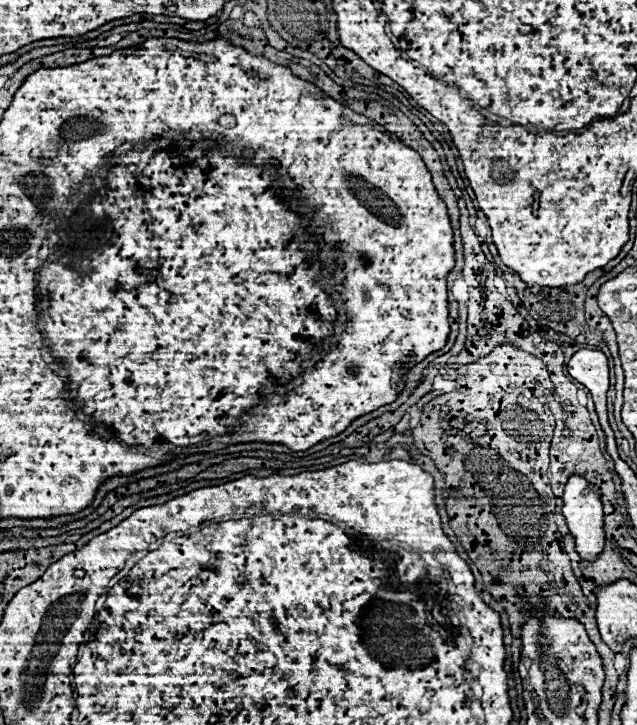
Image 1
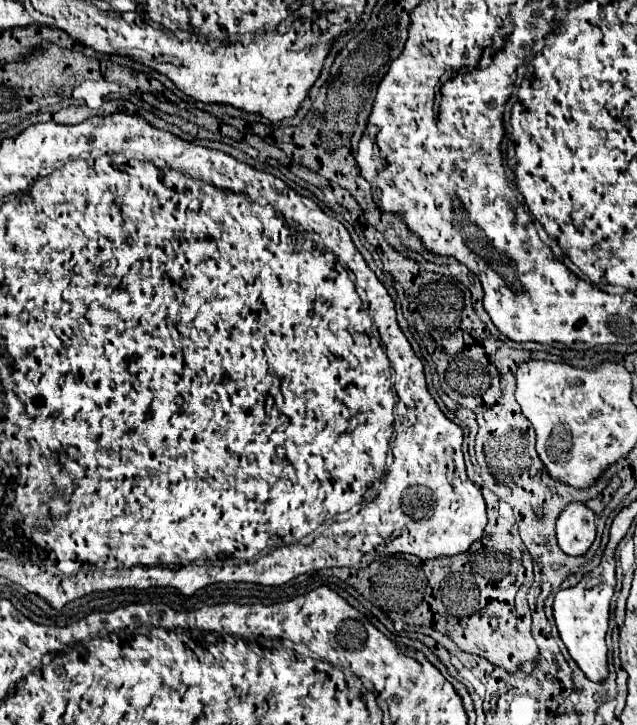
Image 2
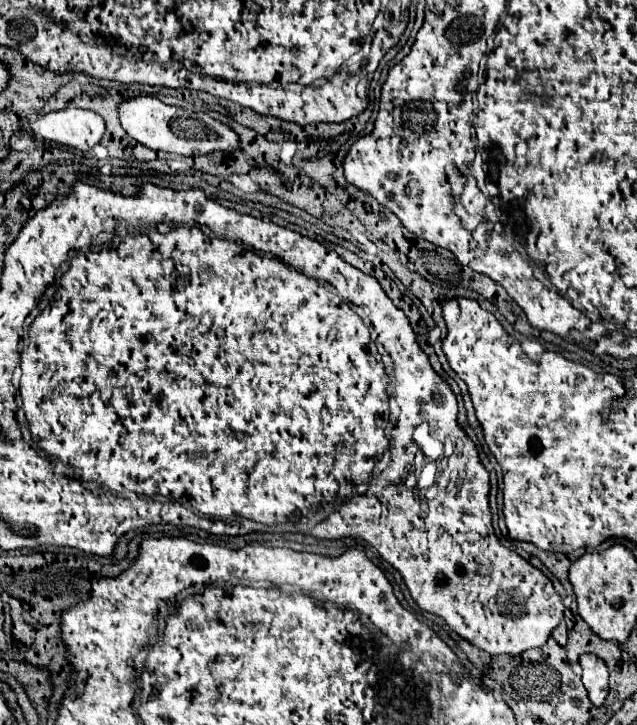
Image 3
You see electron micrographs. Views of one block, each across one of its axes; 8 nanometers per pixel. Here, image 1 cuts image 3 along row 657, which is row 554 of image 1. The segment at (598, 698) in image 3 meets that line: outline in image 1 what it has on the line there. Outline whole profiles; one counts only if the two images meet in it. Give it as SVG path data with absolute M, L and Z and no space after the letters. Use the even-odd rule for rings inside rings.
M572 474L566 482L562 500L562 514L576 538L576 552L586 560L594 560L604 548L600 496L582 474Z

